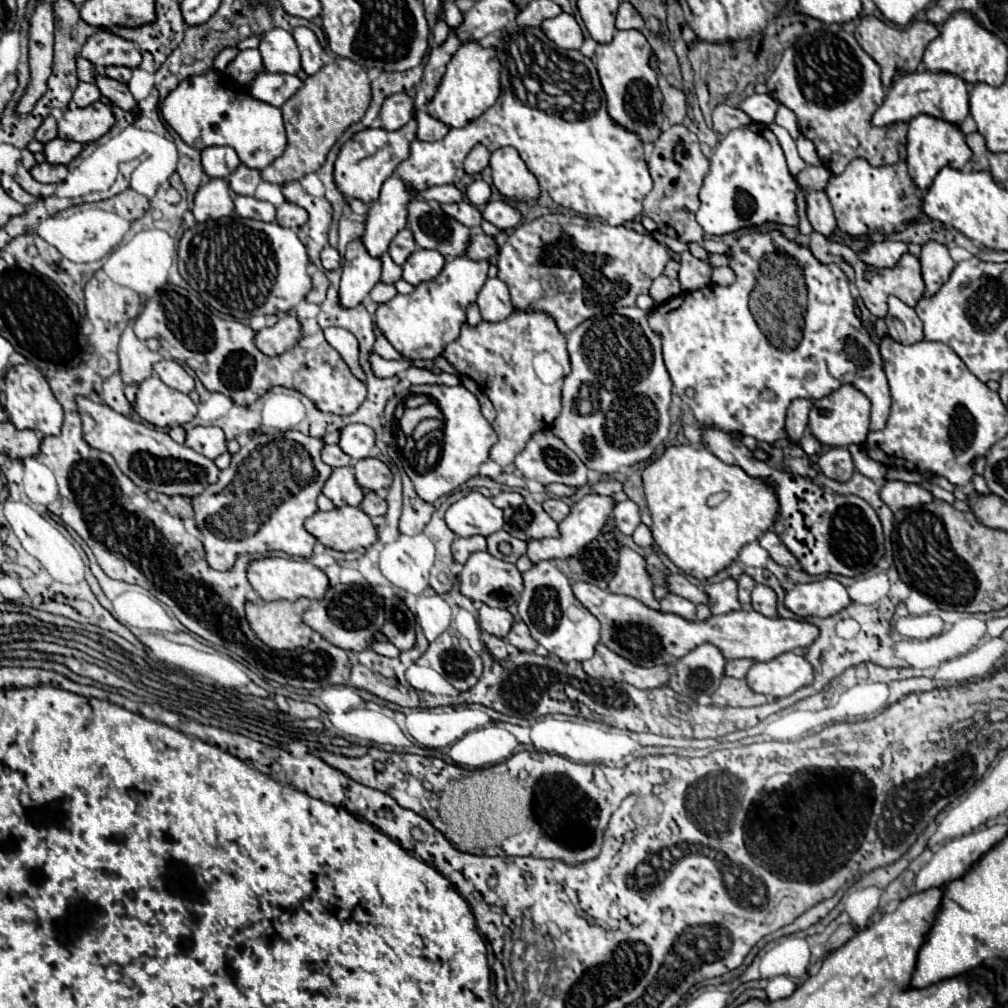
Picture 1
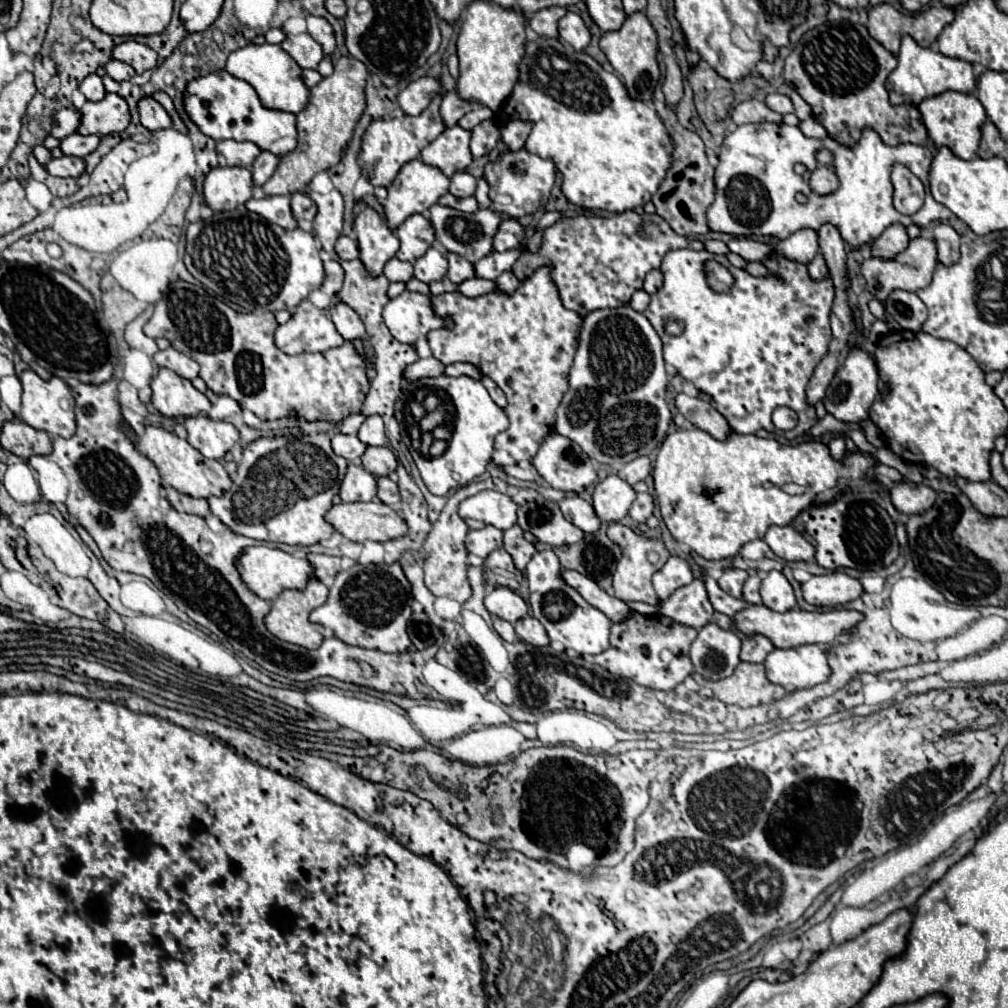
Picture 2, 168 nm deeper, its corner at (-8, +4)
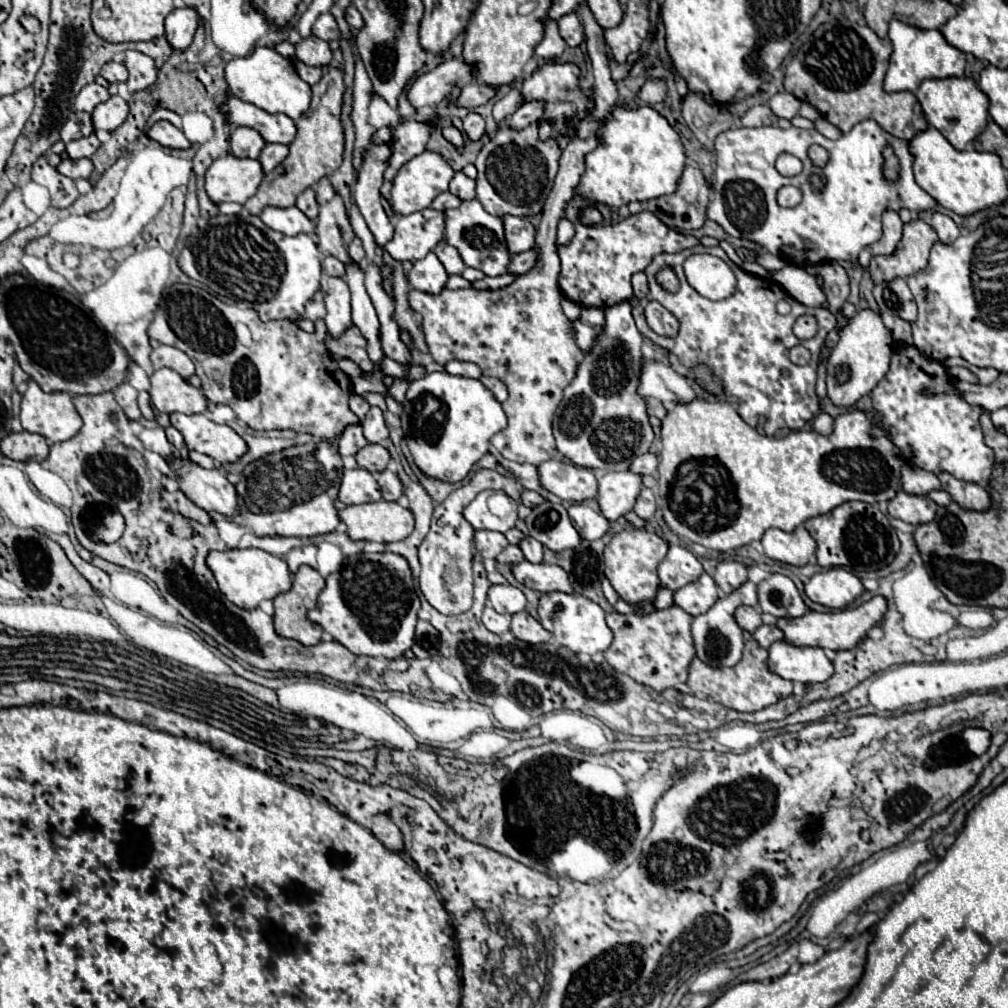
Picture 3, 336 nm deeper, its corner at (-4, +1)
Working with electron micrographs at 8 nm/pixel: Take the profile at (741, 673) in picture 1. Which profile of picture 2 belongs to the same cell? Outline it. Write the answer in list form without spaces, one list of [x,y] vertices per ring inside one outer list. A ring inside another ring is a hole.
[[[744,635],[740,659],[748,661],[748,663],[762,663],[772,649],[774,649],[774,645],[768,637],[764,637],[764,635]]]

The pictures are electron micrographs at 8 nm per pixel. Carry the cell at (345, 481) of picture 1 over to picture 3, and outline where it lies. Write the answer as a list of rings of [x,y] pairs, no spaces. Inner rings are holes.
[[[356,468],[356,470],[344,470],[338,498],[348,506],[348,504],[364,504],[364,502],[382,500],[382,494],[372,474],[364,468]]]

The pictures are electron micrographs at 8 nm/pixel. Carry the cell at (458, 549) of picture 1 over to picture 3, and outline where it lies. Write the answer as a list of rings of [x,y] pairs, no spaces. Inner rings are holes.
[[[476,530],[474,532],[474,546],[482,558],[496,558],[508,546],[508,540],[502,532]]]

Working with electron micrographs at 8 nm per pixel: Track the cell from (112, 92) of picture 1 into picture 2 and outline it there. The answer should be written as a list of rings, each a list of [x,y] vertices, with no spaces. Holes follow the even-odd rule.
[[[144,97],[140,99],[140,121],[146,129],[150,131],[158,131],[158,129],[170,129],[172,127],[172,119],[166,113],[166,109],[156,103],[152,97]]]

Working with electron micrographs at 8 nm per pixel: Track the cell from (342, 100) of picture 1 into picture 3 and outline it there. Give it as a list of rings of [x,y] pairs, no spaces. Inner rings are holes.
[[[328,68],[328,72],[320,80],[320,88],[312,86],[312,102],[308,114],[302,114],[296,120],[296,140],[290,144],[290,154],[282,164],[278,164],[272,172],[268,172],[252,198],[246,200],[244,208],[250,214],[260,214],[264,206],[294,206],[296,196],[310,188],[320,178],[342,166],[344,158],[344,126],[340,120],[342,100],[344,100],[344,72],[340,68]]]

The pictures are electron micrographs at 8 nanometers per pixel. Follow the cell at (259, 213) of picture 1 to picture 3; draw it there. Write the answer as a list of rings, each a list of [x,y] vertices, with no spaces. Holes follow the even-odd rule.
[[[266,206],[262,212],[260,212],[260,220],[276,230],[276,232],[282,232],[286,236],[296,236],[296,234],[312,234],[314,232],[314,224],[312,220],[308,220],[296,206],[290,206],[290,208],[276,208],[276,206]]]

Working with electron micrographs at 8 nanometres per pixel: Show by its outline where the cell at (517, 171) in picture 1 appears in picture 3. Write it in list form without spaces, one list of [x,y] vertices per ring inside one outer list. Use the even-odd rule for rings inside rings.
[[[526,102],[508,118],[508,126],[512,130],[522,130],[532,122],[536,122],[542,116],[542,110],[544,110],[542,102]]]

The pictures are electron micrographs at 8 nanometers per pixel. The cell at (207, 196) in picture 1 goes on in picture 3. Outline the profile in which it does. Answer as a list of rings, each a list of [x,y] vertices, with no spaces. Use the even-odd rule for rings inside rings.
[[[232,154],[218,158],[206,170],[206,192],[216,204],[238,202],[244,204],[262,182],[262,166],[258,160],[236,158]]]

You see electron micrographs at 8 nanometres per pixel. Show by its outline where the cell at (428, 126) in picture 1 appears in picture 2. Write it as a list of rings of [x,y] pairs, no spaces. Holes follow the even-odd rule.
[[[448,91],[448,93],[442,97],[440,115],[442,115],[444,123],[446,123],[448,127],[452,127],[452,125],[458,123],[458,119],[460,119],[466,111],[472,111],[472,109],[476,109],[476,107],[478,107],[478,103],[462,99],[456,91]]]

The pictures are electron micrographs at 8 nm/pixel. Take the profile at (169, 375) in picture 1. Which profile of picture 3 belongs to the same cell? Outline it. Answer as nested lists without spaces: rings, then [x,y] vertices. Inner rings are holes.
[[[160,344],[156,350],[152,350],[150,360],[152,360],[154,368],[170,368],[170,370],[178,372],[184,380],[188,380],[194,374],[192,360],[182,350],[172,348],[172,346]]]

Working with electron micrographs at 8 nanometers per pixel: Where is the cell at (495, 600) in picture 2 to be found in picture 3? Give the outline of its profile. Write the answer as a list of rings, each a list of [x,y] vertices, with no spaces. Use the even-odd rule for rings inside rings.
[[[490,586],[488,602],[500,614],[518,614],[526,608],[526,596],[516,586]]]

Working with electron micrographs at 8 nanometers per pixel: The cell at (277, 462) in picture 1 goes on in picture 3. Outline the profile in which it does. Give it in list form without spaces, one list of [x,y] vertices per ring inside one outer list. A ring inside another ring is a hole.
[[[330,442],[300,444],[290,446],[280,452],[266,454],[260,460],[250,462],[236,484],[238,492],[238,514],[224,516],[210,512],[214,522],[230,520],[236,522],[252,534],[264,536],[322,536],[336,530],[340,524],[334,500],[338,498],[338,488],[342,480],[342,458],[330,446]]]

